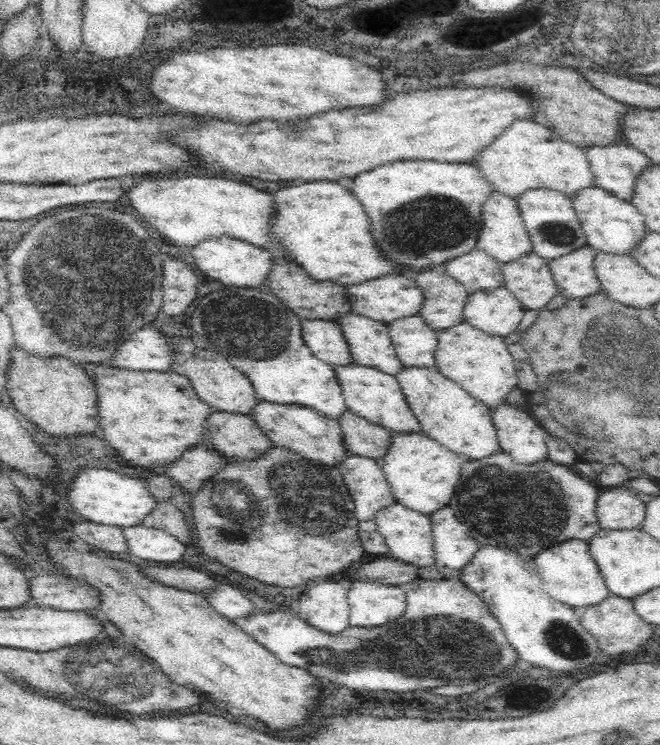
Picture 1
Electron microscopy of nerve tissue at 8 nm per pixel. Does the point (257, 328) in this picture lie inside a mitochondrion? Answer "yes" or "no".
yes

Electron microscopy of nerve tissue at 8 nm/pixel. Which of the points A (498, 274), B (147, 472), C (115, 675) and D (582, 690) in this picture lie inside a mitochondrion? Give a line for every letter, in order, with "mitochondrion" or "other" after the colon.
A: other
B: other
C: mitochondrion
D: mitochondrion

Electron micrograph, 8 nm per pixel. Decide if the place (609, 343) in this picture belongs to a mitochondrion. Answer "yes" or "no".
yes

